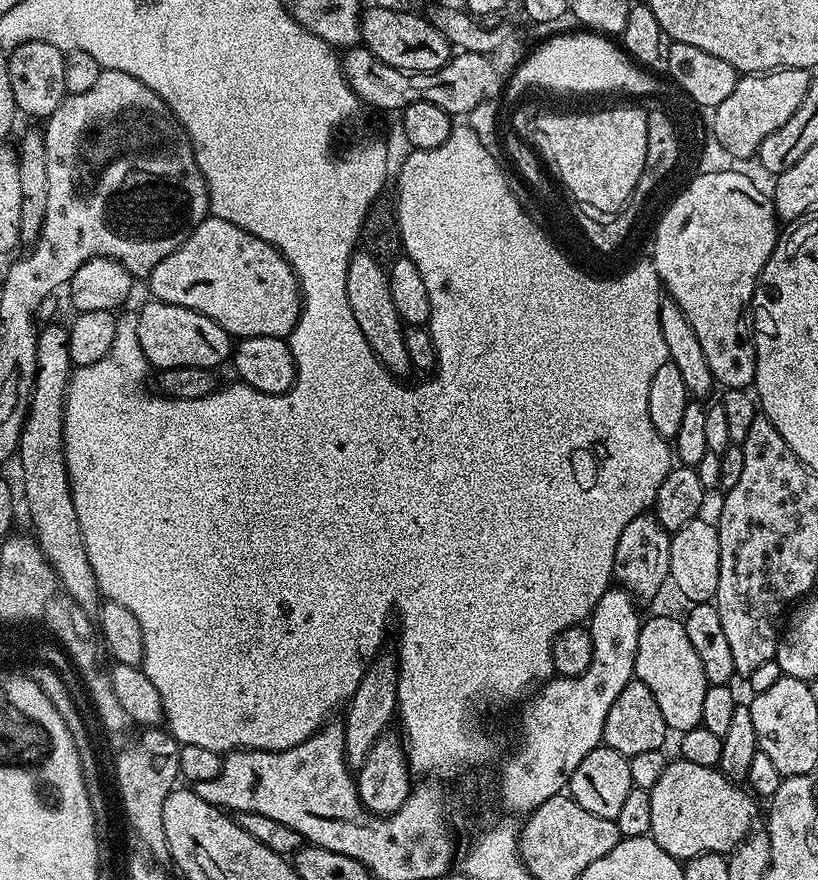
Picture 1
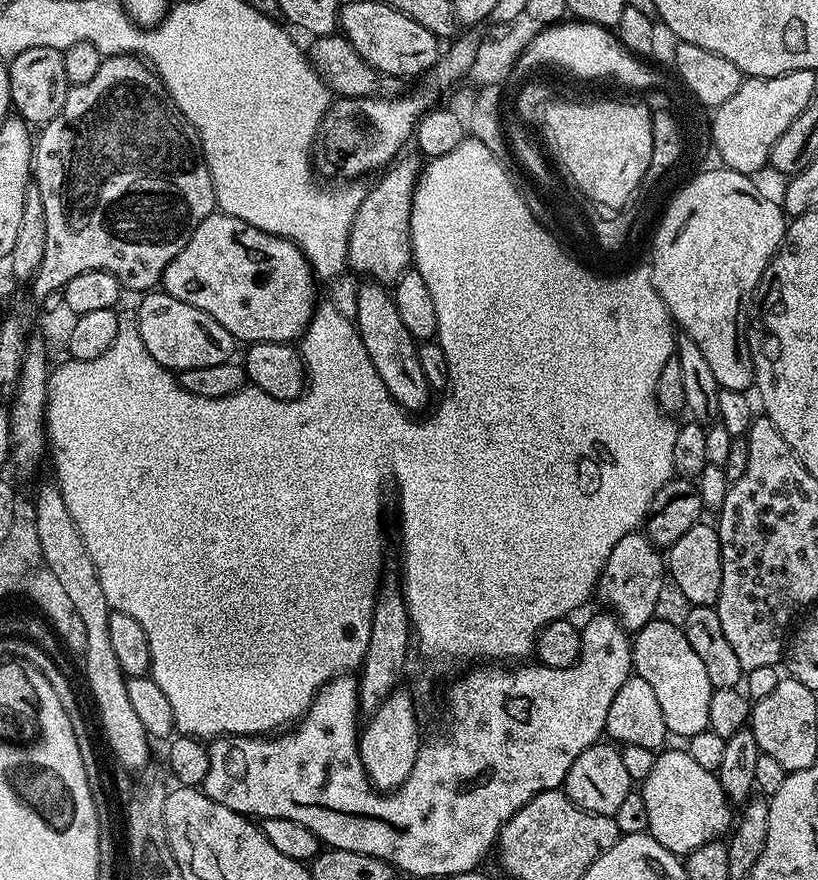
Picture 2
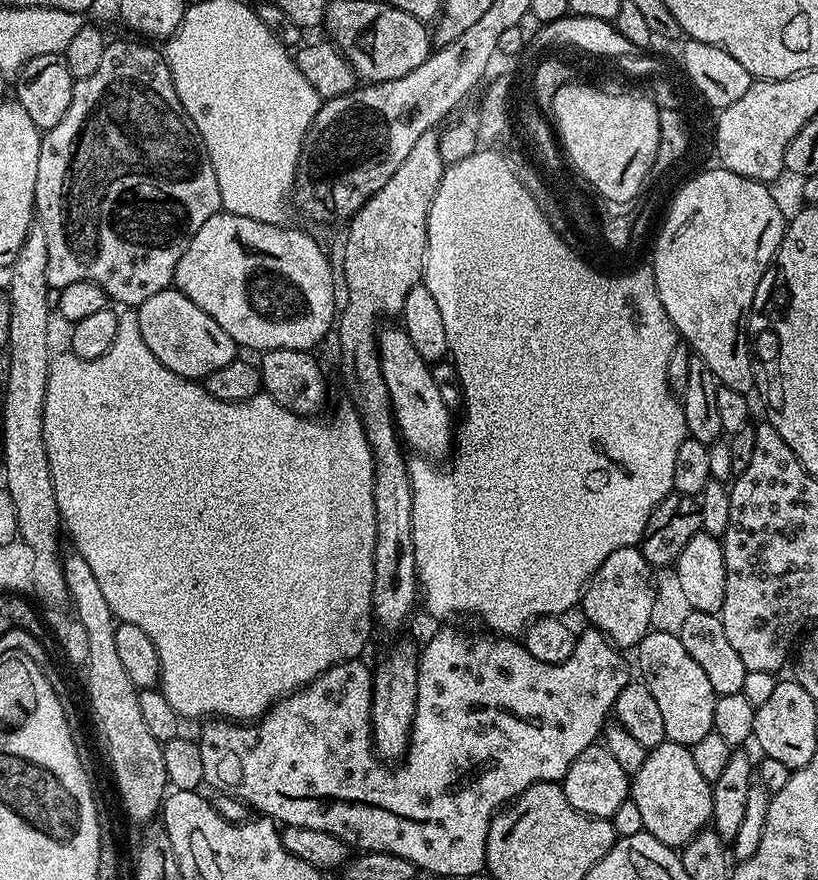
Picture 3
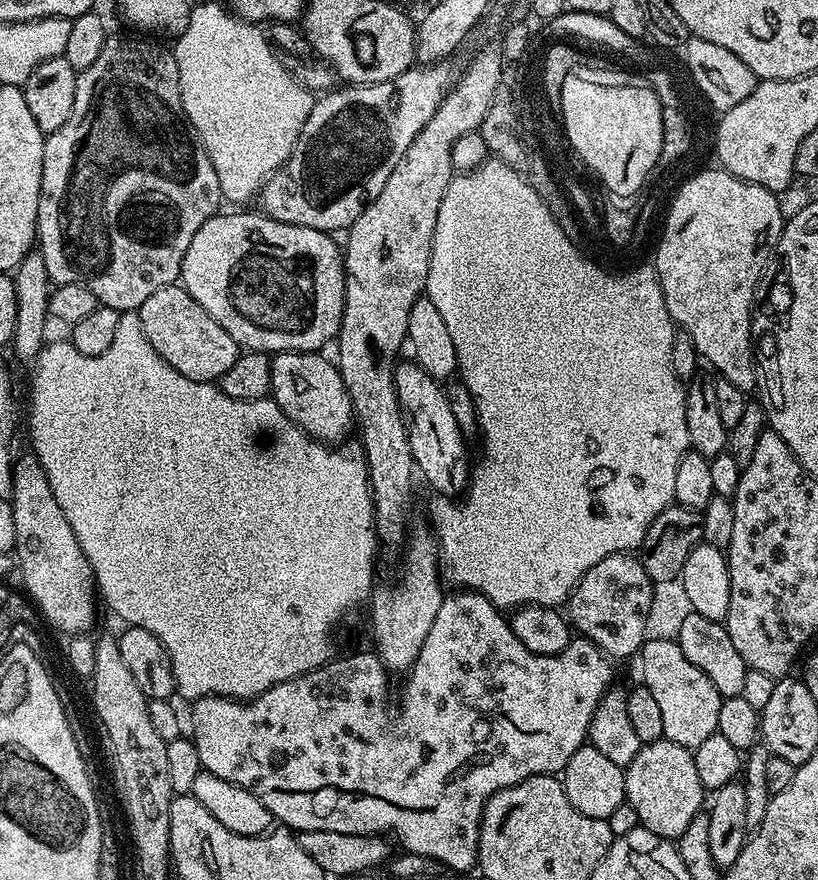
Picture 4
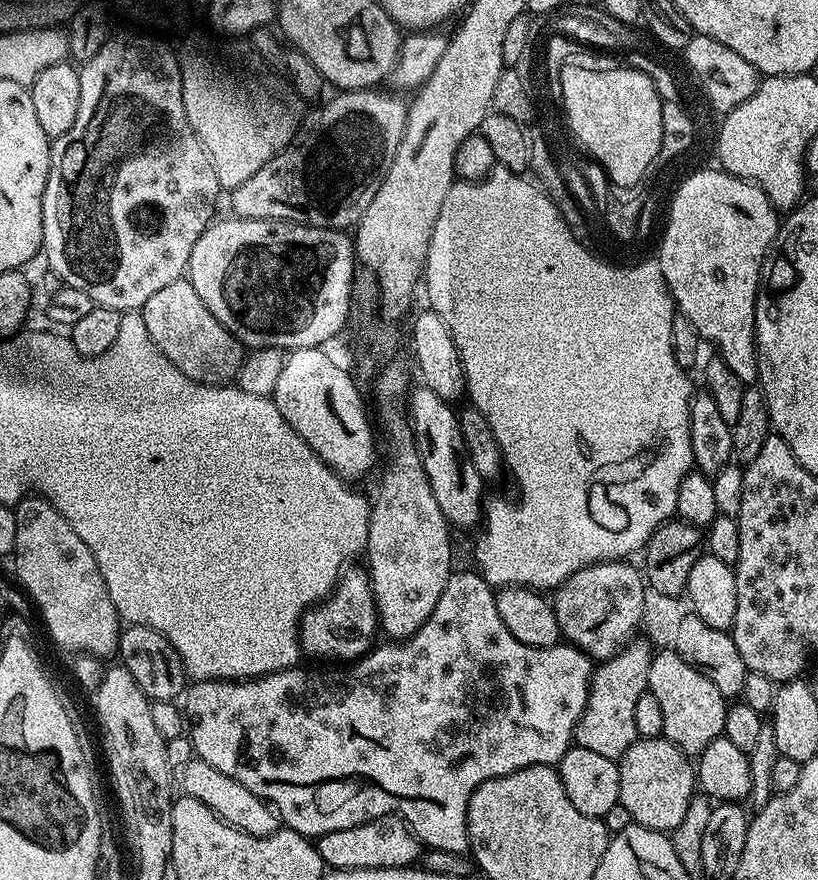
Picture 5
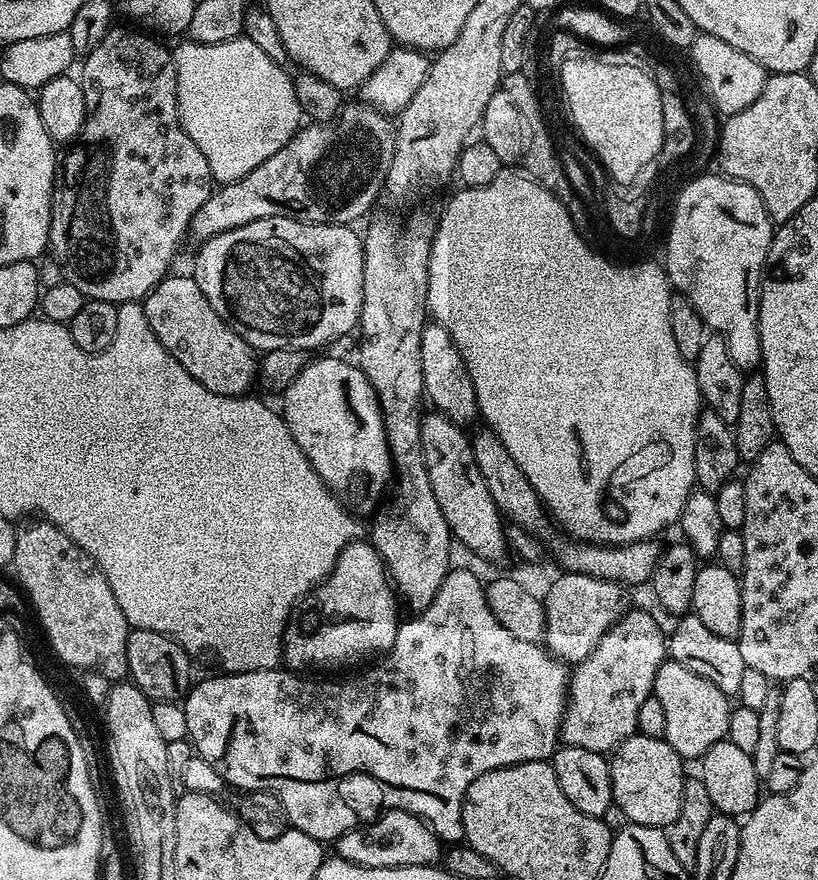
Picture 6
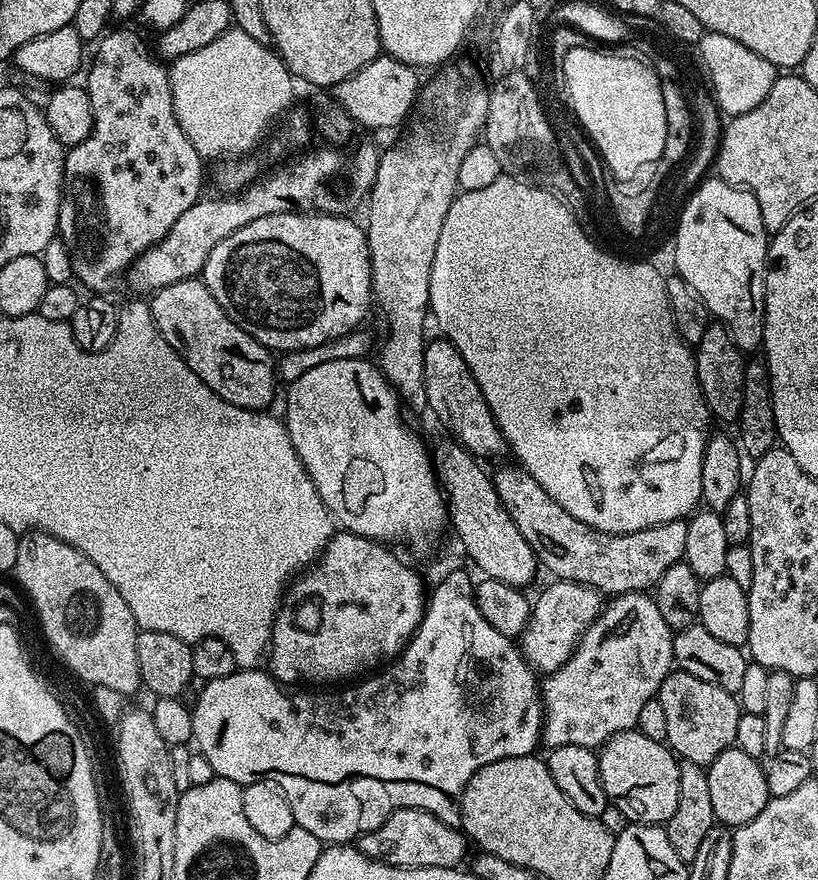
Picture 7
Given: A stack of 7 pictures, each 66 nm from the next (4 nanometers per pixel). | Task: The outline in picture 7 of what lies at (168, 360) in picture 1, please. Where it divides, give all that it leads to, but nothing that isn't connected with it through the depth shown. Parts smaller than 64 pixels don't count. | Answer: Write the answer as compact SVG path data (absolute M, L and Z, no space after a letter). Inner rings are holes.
M193 278L174 282L151 293L152 317L166 342L198 374L218 398L251 412L267 409L276 392L278 377L273 353L238 326L218 306L218 298L210 294L203 279Z

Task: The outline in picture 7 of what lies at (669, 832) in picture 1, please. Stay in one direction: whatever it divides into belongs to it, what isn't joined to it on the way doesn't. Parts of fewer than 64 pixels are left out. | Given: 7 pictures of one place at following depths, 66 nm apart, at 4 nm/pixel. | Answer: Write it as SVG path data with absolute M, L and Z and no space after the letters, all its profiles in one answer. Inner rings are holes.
M638 730L619 732L610 737L605 744L600 745L598 755L602 790L606 790L609 801L614 802L616 808L622 810L622 814L626 814L628 821L634 824L667 825L669 818L678 807L678 770L680 769L680 760L667 743L654 742L654 738L646 738L646 734Z

